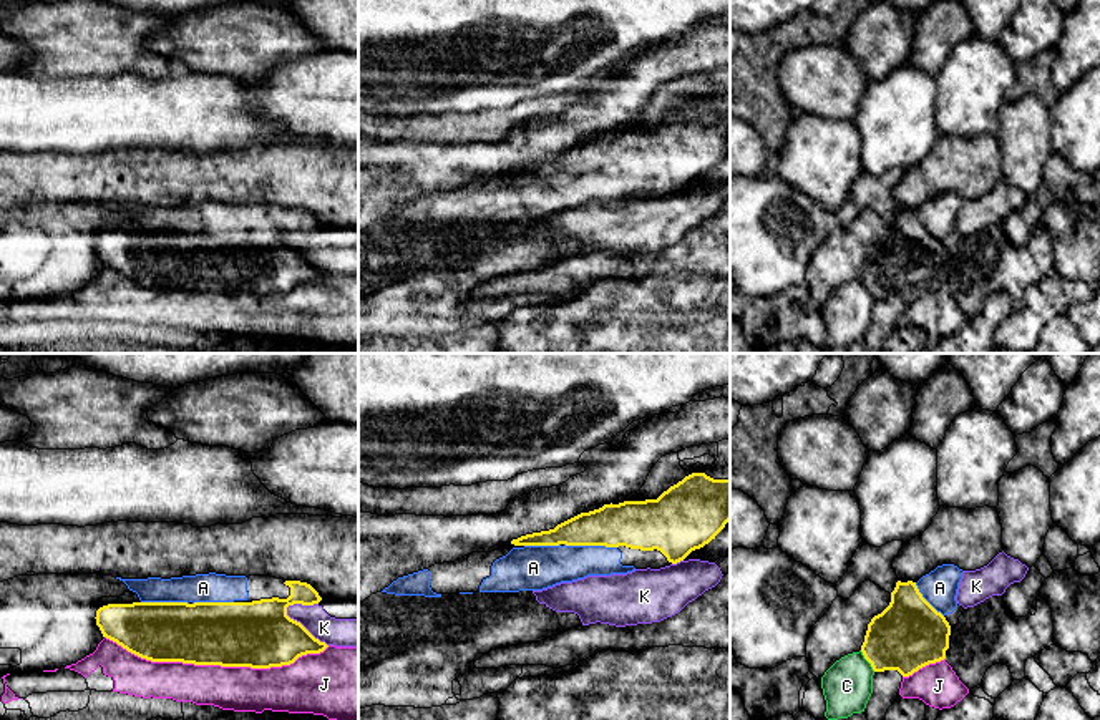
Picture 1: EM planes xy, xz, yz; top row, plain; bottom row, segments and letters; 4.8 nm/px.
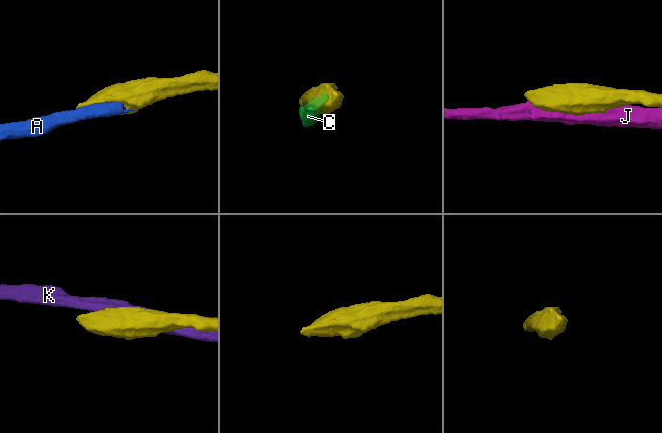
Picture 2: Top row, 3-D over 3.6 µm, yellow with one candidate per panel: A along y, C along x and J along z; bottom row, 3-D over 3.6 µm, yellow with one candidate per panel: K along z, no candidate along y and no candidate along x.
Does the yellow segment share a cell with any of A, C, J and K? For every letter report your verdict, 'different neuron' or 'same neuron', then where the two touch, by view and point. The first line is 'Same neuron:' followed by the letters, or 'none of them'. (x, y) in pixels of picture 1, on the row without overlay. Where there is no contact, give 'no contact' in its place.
Same neuron: A
A: same neuron; contact xz (591, 173)
C: different neuron; contact yz (866, 287)
J: different neuron; contact xy (218, 292)
K: different neuron; contact xy (301, 252)

